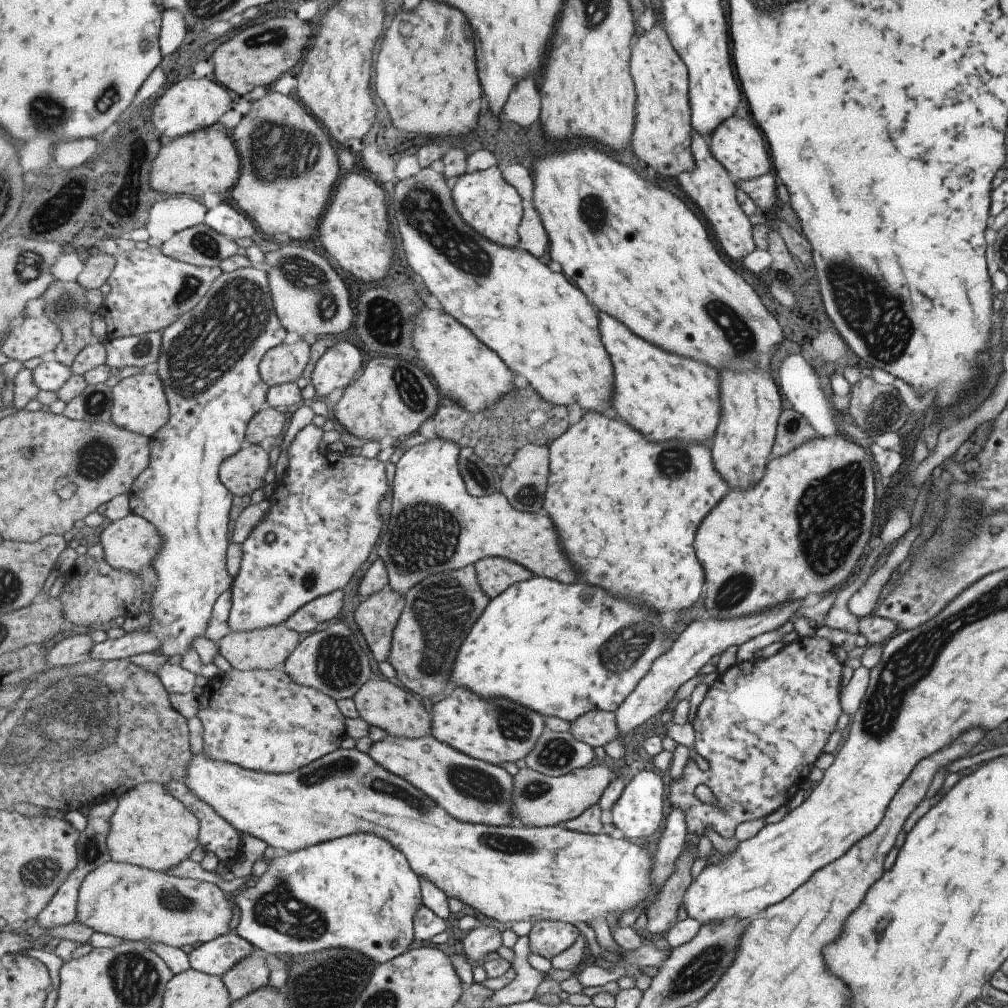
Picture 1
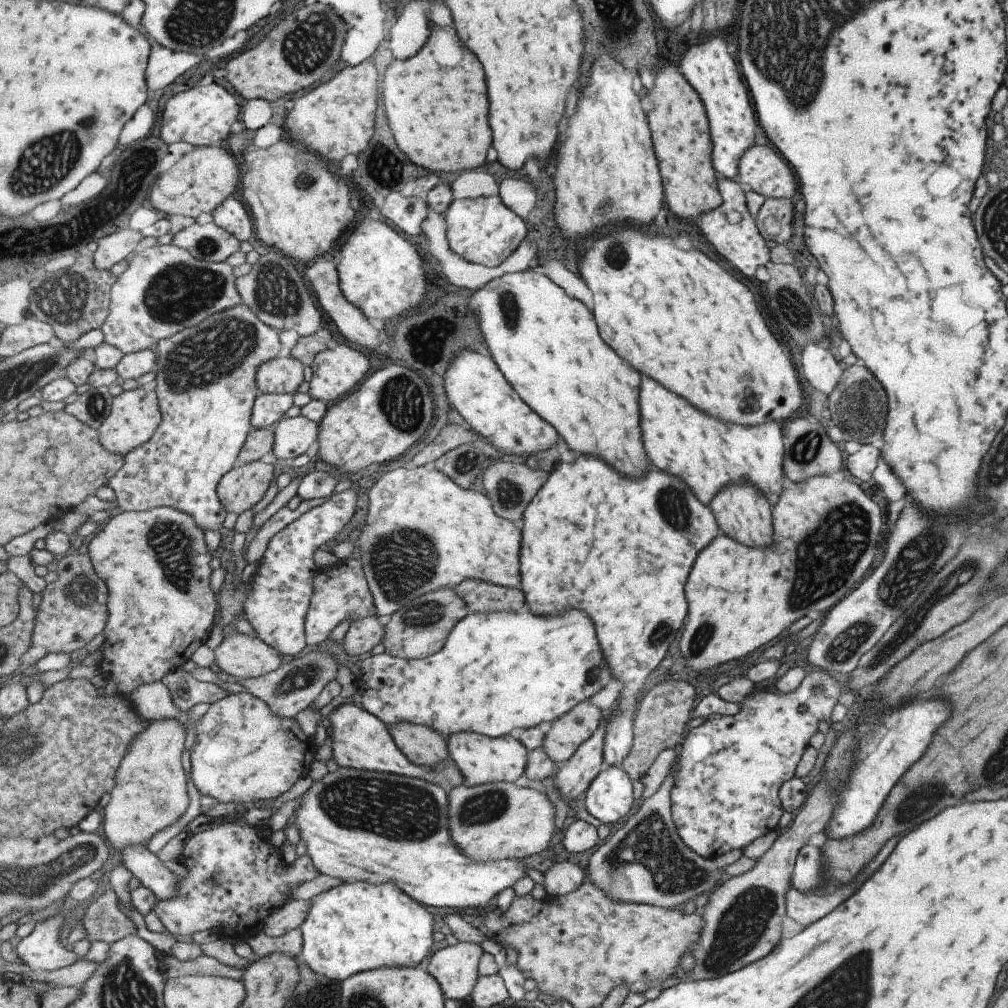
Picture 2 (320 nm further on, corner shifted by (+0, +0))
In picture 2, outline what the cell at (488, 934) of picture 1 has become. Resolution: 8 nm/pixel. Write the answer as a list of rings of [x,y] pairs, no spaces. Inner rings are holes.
[[[460,943],[455,946],[445,947],[444,949],[438,950],[432,957],[430,957],[426,963],[428,970],[432,975],[439,981],[441,988],[443,989],[444,995],[447,998],[453,998],[464,1002],[463,998],[467,998],[469,994],[471,995],[480,979],[479,972],[479,960],[483,956],[483,946],[479,943]]]

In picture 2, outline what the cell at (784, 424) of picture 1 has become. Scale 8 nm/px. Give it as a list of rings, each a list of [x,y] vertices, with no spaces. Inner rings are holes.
[[[795,418],[784,426],[785,436],[782,436],[782,471],[787,480],[794,483],[803,482],[809,477],[819,475],[833,475],[843,466],[841,452],[832,442],[826,433],[826,424],[821,420],[806,420],[805,418]],[[821,422],[821,424],[817,424]]]

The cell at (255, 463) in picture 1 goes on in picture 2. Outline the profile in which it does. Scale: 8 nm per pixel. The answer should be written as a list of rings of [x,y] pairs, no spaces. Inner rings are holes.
[[[255,461],[232,469],[220,480],[218,495],[228,512],[243,514],[255,508],[278,474],[277,466]]]

